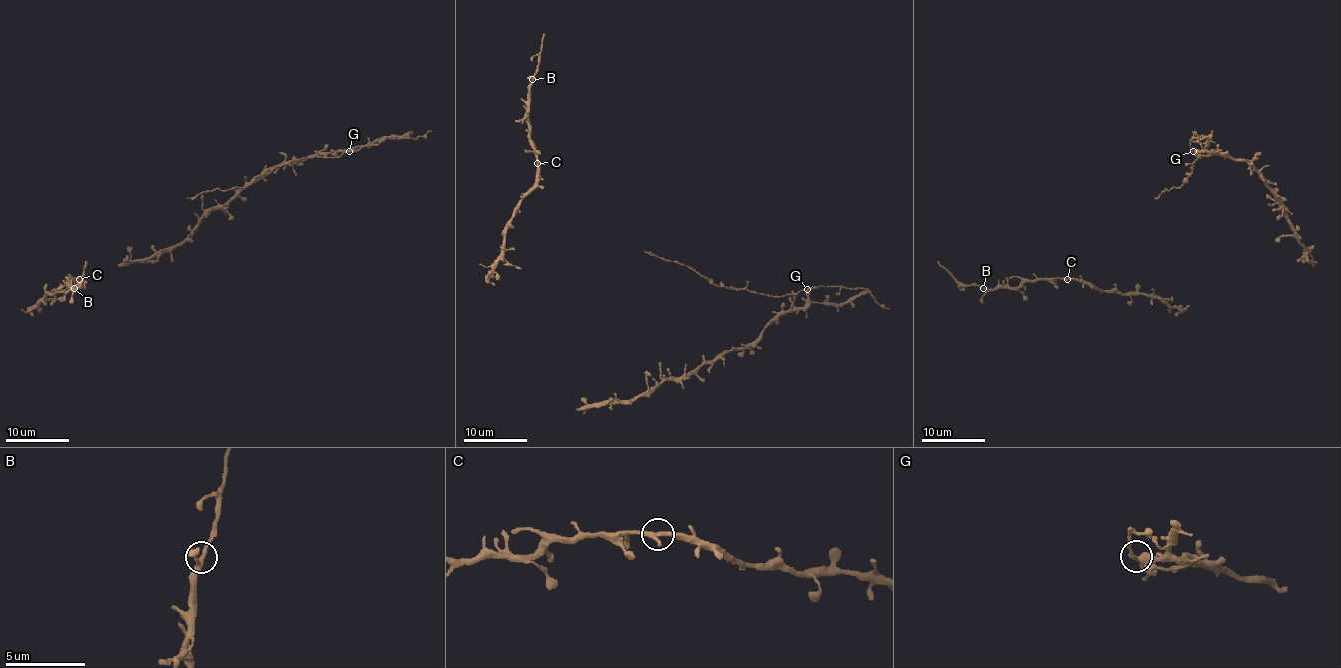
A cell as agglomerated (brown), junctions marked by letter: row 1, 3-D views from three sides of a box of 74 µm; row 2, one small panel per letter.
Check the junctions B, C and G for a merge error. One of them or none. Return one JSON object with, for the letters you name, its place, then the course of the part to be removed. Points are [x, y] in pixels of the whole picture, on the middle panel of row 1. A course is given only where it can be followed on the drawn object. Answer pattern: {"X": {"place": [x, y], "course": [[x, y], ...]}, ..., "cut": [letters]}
{"G": {"place": [807, 289], "course": [[807, 289], [797, 293], [769, 296], [746, 289], [727, 289], [715, 285], [685, 265], [645, 250]]}, "cut": ["G"]}

